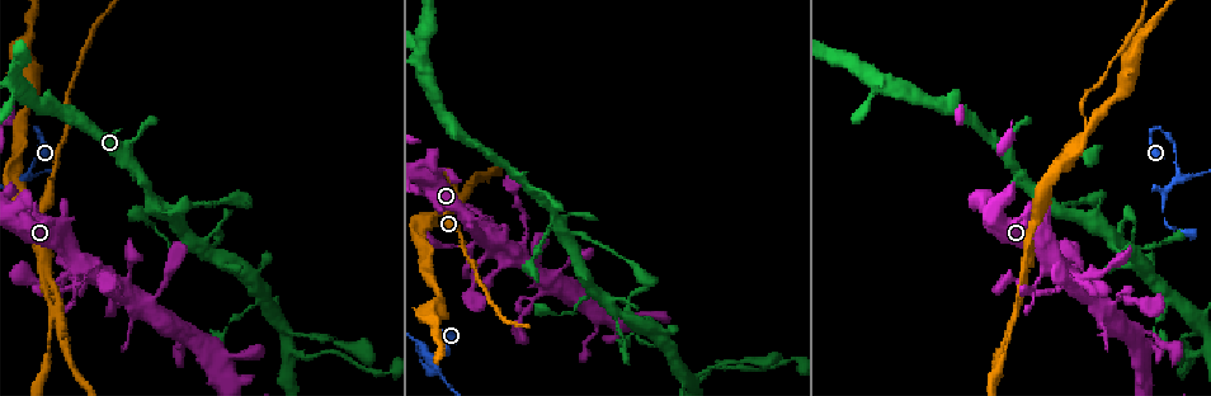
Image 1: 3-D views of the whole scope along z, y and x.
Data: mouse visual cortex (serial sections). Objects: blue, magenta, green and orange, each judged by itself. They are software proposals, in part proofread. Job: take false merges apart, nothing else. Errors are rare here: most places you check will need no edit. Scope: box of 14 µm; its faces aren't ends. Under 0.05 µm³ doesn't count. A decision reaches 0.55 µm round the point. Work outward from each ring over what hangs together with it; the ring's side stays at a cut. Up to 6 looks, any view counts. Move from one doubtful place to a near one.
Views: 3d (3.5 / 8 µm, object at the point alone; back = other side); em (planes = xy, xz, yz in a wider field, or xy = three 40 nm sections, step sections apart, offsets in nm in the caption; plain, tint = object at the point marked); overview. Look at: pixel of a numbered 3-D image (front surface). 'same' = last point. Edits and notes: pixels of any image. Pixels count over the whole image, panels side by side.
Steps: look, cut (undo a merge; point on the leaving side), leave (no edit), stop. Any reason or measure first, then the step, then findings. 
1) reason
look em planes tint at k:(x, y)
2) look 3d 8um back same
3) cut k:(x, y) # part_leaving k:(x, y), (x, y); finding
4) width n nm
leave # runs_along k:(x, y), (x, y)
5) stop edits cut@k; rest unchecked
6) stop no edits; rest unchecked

thick turns thin
look 3d 8um at 1:(1197, 354)

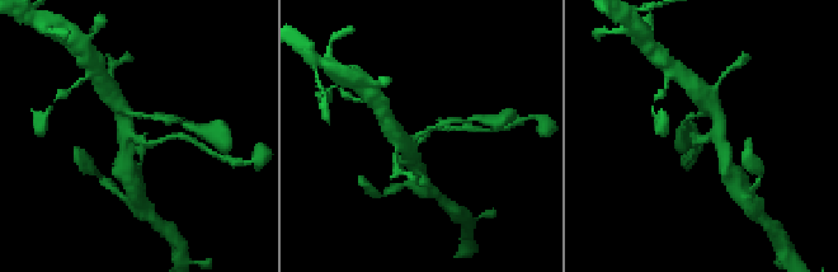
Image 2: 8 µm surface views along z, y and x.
look em xy step 2 tint at 2:(705, 142)

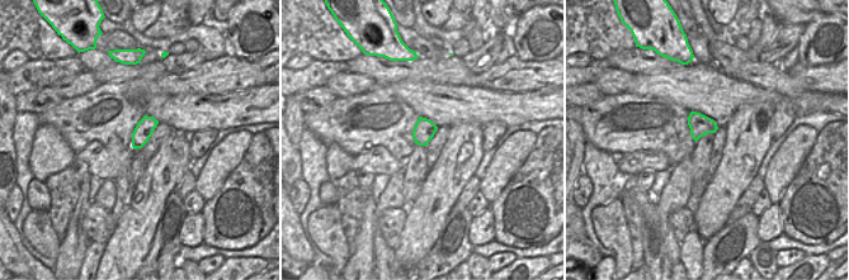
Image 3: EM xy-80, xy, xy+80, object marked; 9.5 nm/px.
arm_widths 150, 400 nm
leave # runs_along 2:(406, 153), (428, 129), (453, 129); one cell here

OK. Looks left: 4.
calibre changes
look 3d 3.5um at 1:(226, 357)

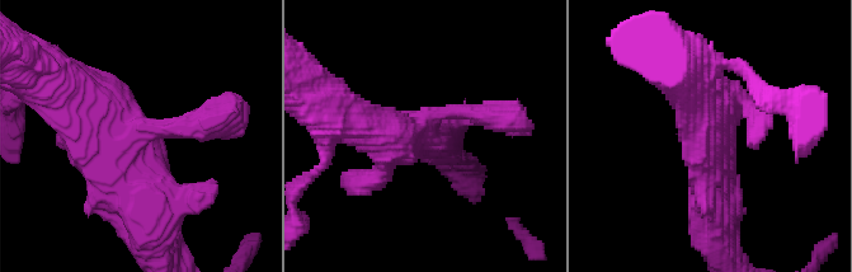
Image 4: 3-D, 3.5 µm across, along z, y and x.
shape alone is not enough
look em xy step 2 tint at 4:(424, 124)

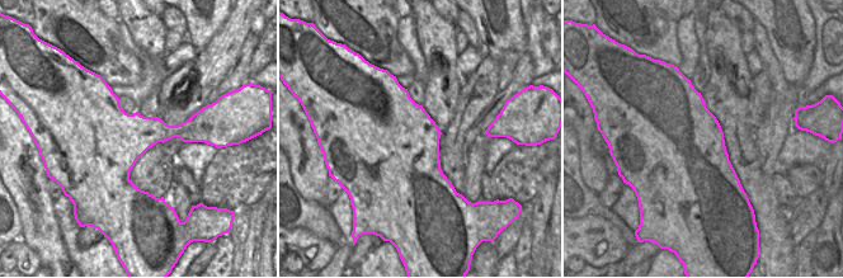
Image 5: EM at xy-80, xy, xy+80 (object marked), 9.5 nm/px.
leave # runs_along 4:(62, 83), (172, 204); one cell here

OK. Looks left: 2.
stop no edits; rest unchecked

